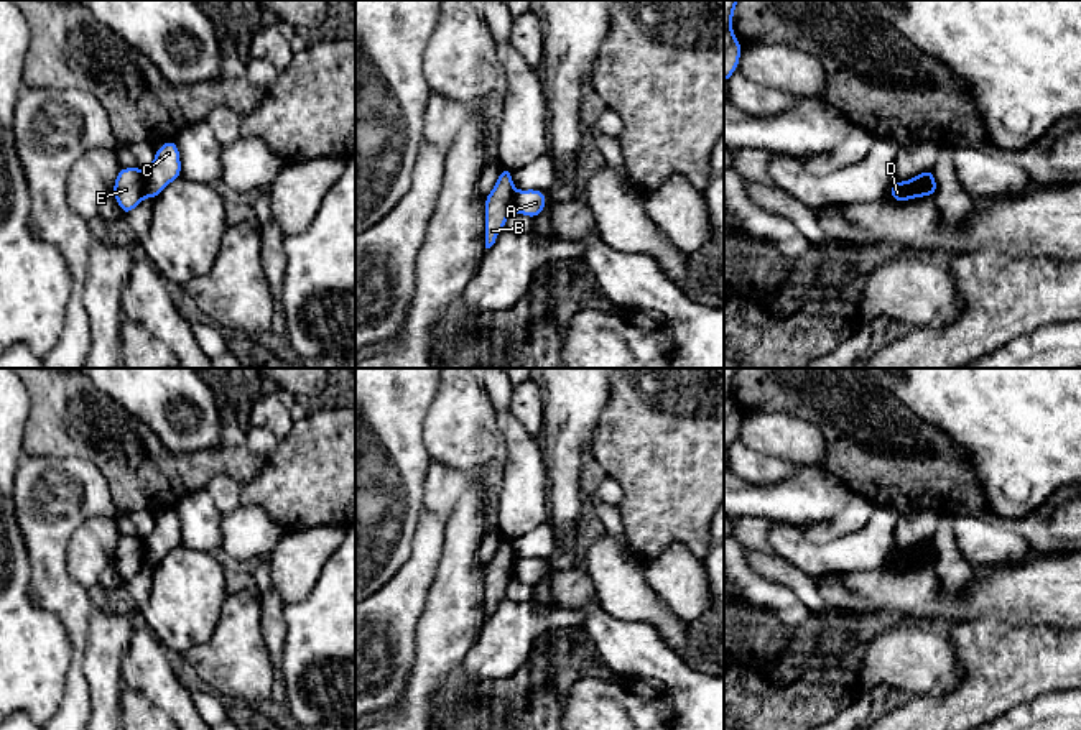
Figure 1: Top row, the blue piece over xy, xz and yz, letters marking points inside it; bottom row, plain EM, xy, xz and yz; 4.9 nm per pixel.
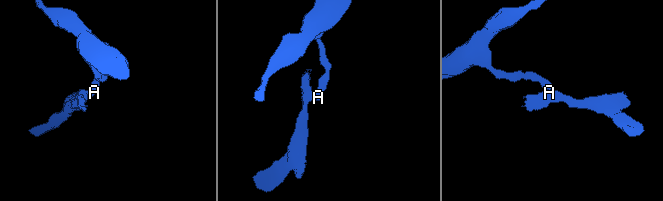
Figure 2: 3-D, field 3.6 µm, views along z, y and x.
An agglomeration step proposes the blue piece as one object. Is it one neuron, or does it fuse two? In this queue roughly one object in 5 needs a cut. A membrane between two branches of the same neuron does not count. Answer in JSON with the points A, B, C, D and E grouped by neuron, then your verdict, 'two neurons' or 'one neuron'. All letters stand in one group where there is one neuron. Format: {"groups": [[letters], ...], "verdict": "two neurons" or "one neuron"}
{"groups": [["A", "C"], ["B", "D", "E"]], "verdict": "two neurons"}

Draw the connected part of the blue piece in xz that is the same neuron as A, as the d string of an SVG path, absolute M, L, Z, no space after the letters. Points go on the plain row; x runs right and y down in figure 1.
M538 557L517 559L513 566L513 579L527 585L538 585L546 575L546 562Z

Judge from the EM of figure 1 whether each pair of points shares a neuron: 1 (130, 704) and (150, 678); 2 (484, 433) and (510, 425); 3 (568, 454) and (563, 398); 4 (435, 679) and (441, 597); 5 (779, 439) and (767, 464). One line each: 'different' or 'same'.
1: different
2: different
3: same
4: same
5: different

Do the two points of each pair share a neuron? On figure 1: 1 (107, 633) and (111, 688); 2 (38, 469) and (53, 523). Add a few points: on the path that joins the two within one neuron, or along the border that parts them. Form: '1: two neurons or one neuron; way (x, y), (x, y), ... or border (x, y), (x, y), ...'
1: one neuron; way (107, 646), (107, 674)
2: one neuron; way (41, 482), (50, 494), (50, 510)

